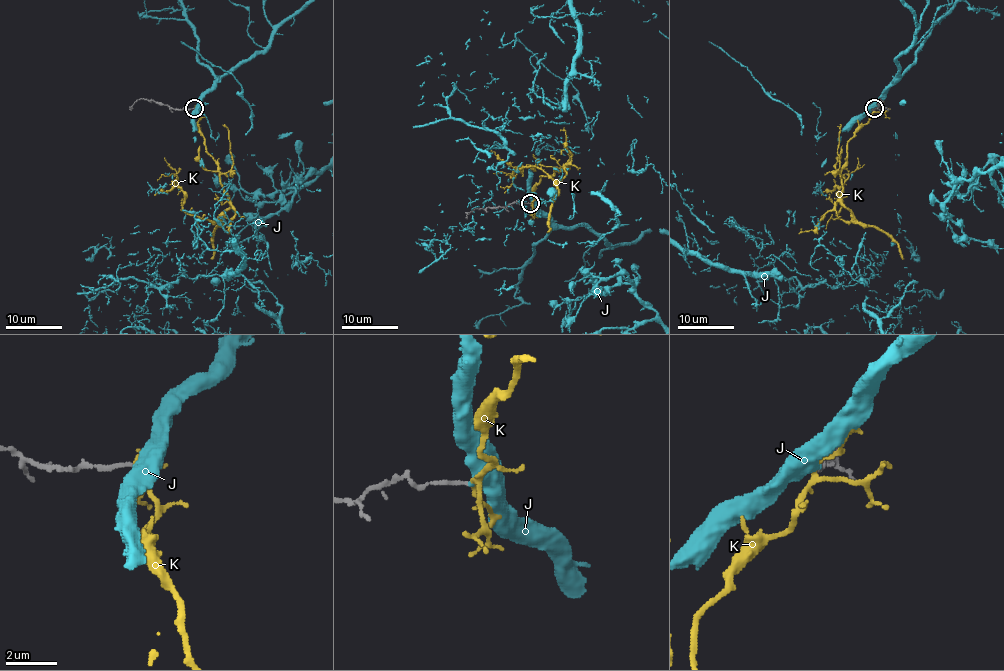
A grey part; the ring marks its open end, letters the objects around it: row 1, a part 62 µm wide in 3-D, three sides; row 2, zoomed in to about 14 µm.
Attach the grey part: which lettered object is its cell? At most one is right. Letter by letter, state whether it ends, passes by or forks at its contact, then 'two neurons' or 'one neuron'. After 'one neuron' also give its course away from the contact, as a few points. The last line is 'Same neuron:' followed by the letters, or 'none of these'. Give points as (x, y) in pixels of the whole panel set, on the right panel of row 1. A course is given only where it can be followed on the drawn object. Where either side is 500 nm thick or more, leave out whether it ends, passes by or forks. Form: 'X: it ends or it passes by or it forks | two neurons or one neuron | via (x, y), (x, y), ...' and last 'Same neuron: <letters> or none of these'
J: one neuron
K: it forks | two neurons
Same neuron: J

